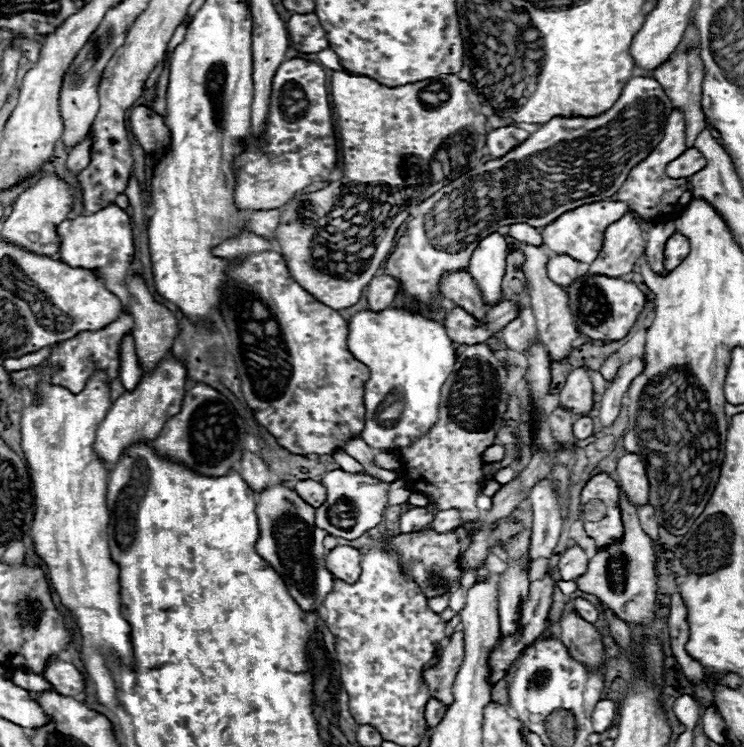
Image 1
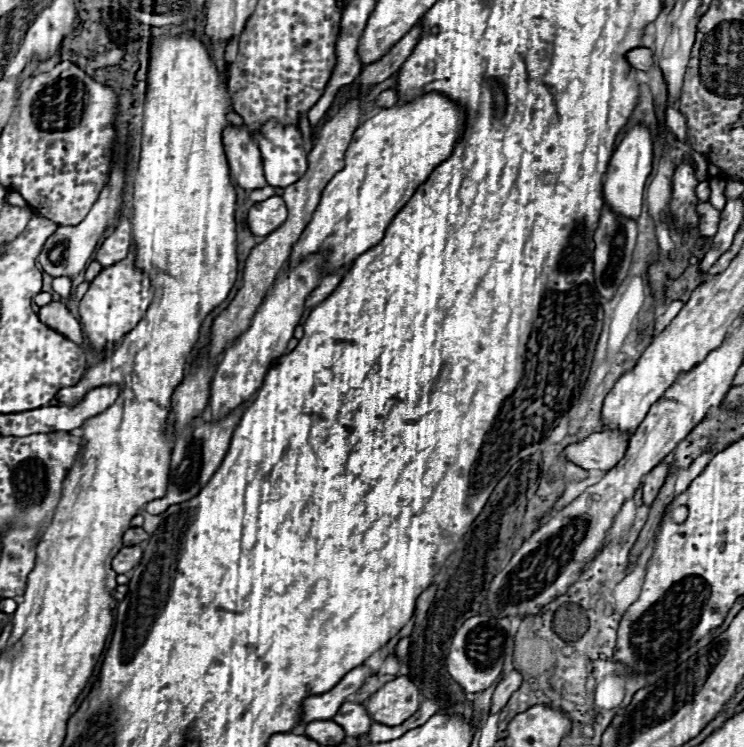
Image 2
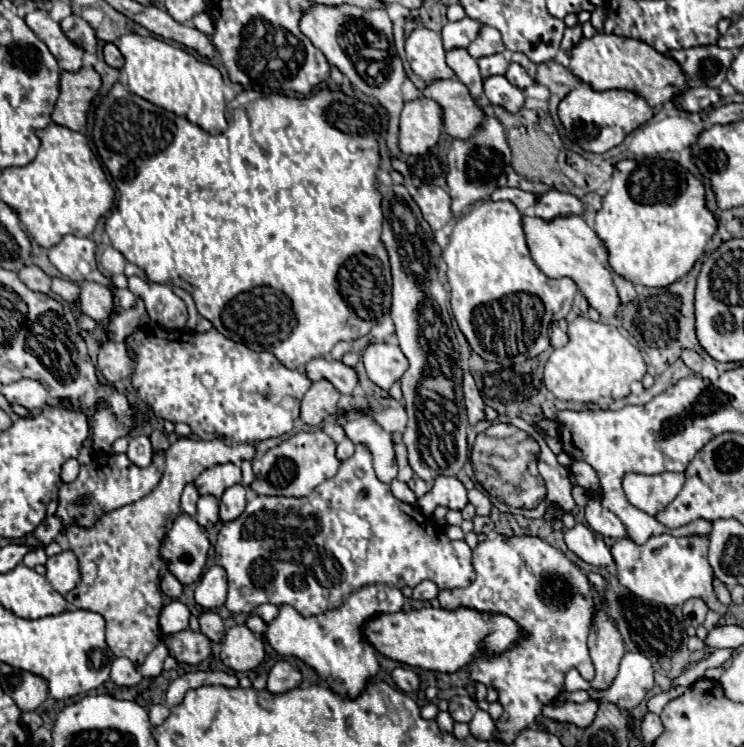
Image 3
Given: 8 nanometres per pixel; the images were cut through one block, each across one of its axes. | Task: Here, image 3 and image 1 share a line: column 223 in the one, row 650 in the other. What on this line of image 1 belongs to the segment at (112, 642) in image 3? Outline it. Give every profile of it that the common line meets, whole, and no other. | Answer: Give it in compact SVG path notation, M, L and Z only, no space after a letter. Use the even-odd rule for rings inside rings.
M454 632L450 636L448 644L440 654L440 662L434 668L428 668L424 672L424 680L428 684L430 696L440 700L442 704L452 704L452 686L454 678L460 670L464 658L464 640L462 632Z

